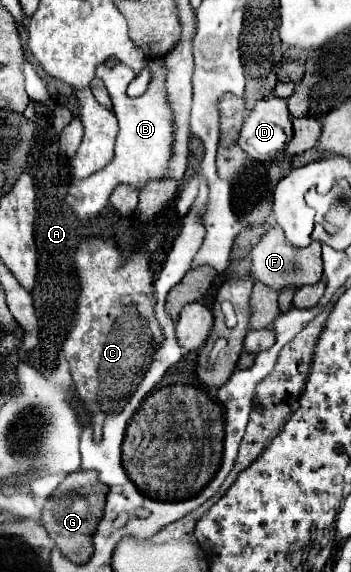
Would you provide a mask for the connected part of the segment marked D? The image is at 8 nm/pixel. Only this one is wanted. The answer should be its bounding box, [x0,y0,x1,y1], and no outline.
[238,96,292,162]

